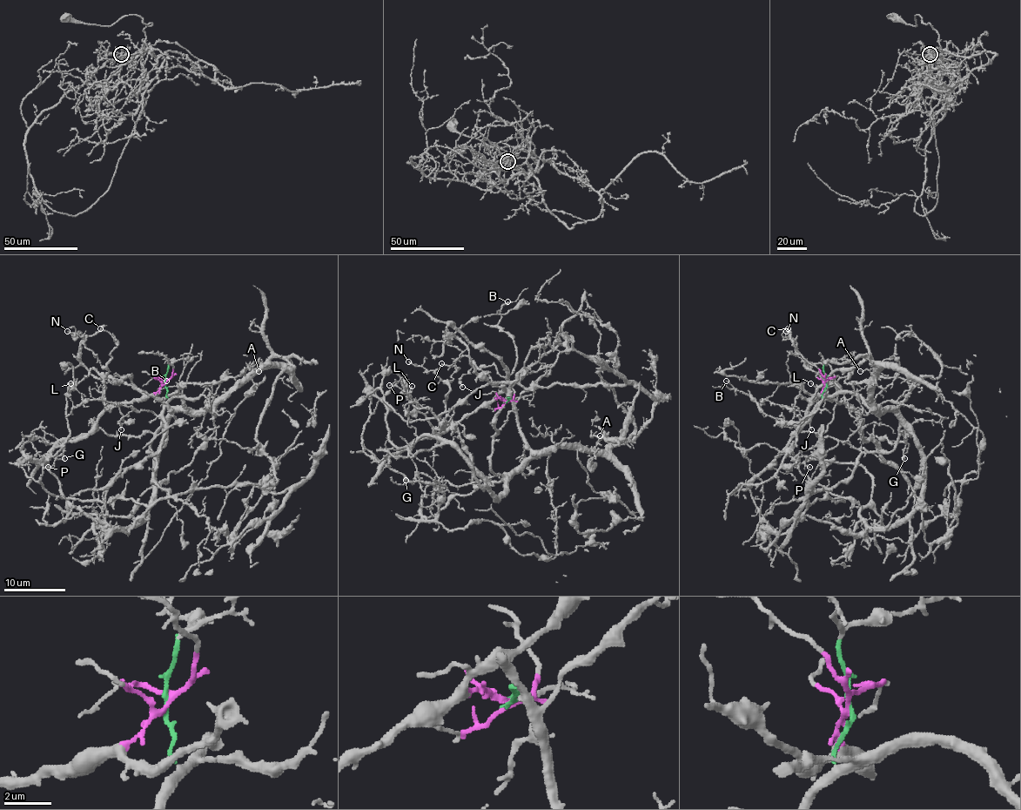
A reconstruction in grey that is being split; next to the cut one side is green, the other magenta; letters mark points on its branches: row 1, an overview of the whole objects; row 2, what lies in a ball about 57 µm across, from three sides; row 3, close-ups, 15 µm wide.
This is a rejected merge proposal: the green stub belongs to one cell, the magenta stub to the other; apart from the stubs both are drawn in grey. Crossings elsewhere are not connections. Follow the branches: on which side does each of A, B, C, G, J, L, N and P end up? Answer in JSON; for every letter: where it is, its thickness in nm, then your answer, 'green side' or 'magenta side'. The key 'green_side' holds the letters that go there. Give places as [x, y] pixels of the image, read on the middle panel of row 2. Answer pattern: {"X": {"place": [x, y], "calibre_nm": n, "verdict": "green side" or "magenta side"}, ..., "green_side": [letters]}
{"A": {"place": [600, 435], "calibre_nm": 120, "verdict": "green side"}, "B": {"place": [507, 301], "calibre_nm": 100, "verdict": "green side"}, "C": {"place": [441, 363], "calibre_nm": 180, "verdict": "magenta side"}, "G": {"place": [406, 480], "calibre_nm": 130, "verdict": "green side"}, "J": {"place": [462, 387], "calibre_nm": 110, "verdict": "green side"}, "L": {"place": [412, 386], "calibre_nm": 110, "verdict": "green side"}, "N": {"place": [408, 361], "calibre_nm": 150, "verdict": "magenta side"}, "P": {"place": [389, 385], "calibre_nm": 100, "verdict": "magenta side"}, "green_side": ["A", "B", "G", "J", "L"]}

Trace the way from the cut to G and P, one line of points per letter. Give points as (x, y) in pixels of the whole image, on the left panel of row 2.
G: (166, 381), (167, 399), (175, 393), (189, 409), (140, 435), (92, 428), (64, 445), (64, 459)
P: (166, 381), (118, 401), (40, 462), (22, 448), (28, 442), (50, 454), (48, 466)

